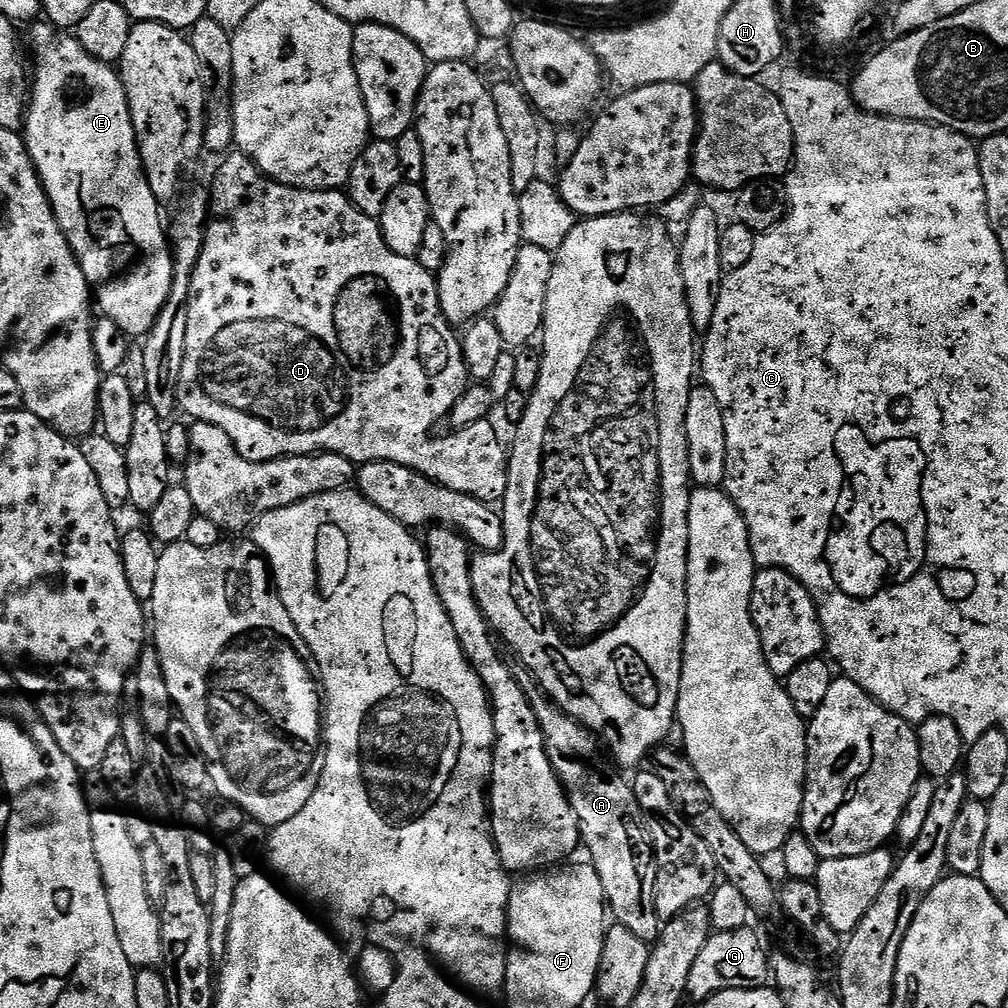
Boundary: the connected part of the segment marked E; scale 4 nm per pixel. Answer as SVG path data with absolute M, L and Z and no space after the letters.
M36 22L32 28L32 52L36 55L36 68L34 64L34 79L30 84L30 99L28 111L22 125L24 144L28 147L28 153L32 159L32 165L36 173L40 175L42 186L46 190L49 202L52 203L54 214L58 218L58 226L62 226L62 234L70 242L78 262L82 266L82 274L86 274L88 283L94 293L95 303L105 317L114 321L118 327L130 338L143 338L154 326L158 314L166 306L172 289L172 265L174 253L170 247L169 237L166 235L166 224L160 221L161 201L150 190L148 180L144 177L144 165L140 163L140 145L136 143L136 131L132 125L132 115L128 105L128 95L124 89L124 83L120 81L119 71L111 64L103 64L98 58L94 58L86 52L75 35L67 31L53 28L47 22Z

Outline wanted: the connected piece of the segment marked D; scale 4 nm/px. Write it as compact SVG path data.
M239 150L227 153L221 160L224 161L221 162L220 169L216 172L216 181L213 182L212 188L210 187L210 219L207 228L204 229L204 245L200 251L198 266L194 266L194 274L190 282L188 321L186 322L186 358L182 362L182 378L178 382L179 411L181 413L185 412L188 416L193 416L191 418L193 421L202 424L213 424L222 430L226 430L226 434L230 434L230 442L234 442L238 454L242 454L242 458L246 458L250 462L280 460L284 456L306 456L318 452L337 452L357 466L369 464L375 460L385 460L386 462L401 464L407 468L412 468L416 472L420 472L424 476L430 477L437 484L446 486L450 490L458 490L462 494L470 494L474 498L481 500L483 504L495 505L497 502L503 501L506 494L506 486L508 485L509 453L506 451L506 444L503 444L496 437L496 432L492 429L493 421L491 419L479 420L465 428L455 429L451 433L453 436L444 436L441 440L431 440L432 431L435 430L436 423L439 420L443 421L447 417L448 411L456 405L458 398L462 398L462 394L468 389L470 380L468 367L464 365L464 349L461 337L458 335L457 329L448 323L448 320L444 317L443 310L440 309L440 289L437 277L431 271L424 269L416 258L394 254L394 250L390 250L390 246L386 246L386 242L382 238L379 219L362 214L362 210L358 210L353 206L352 201L348 199L343 191L286 186L282 182L272 180L249 156L244 155Z

